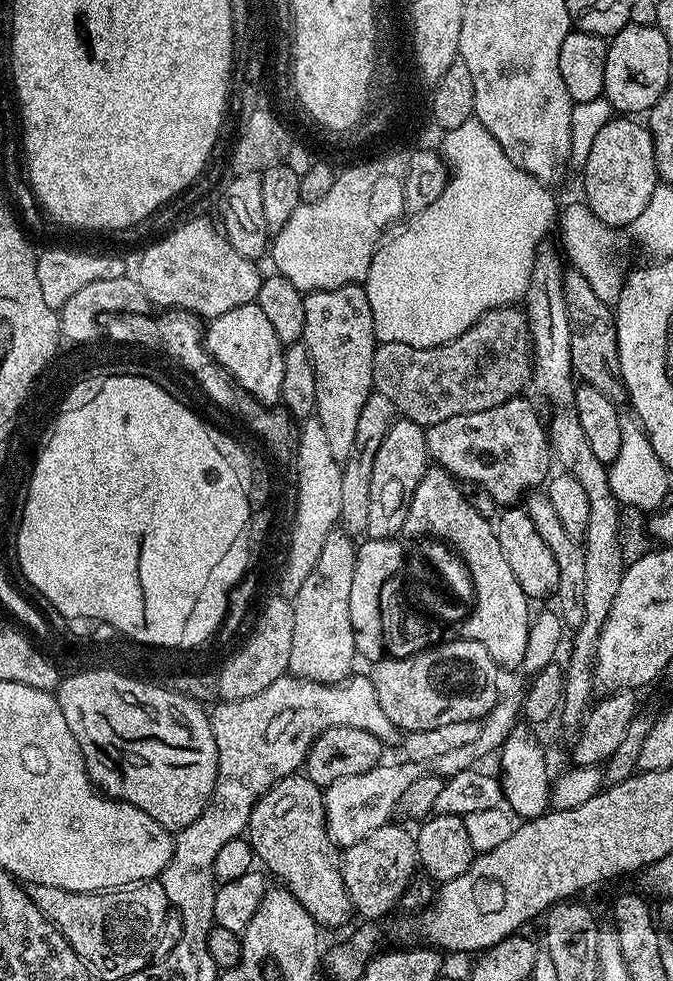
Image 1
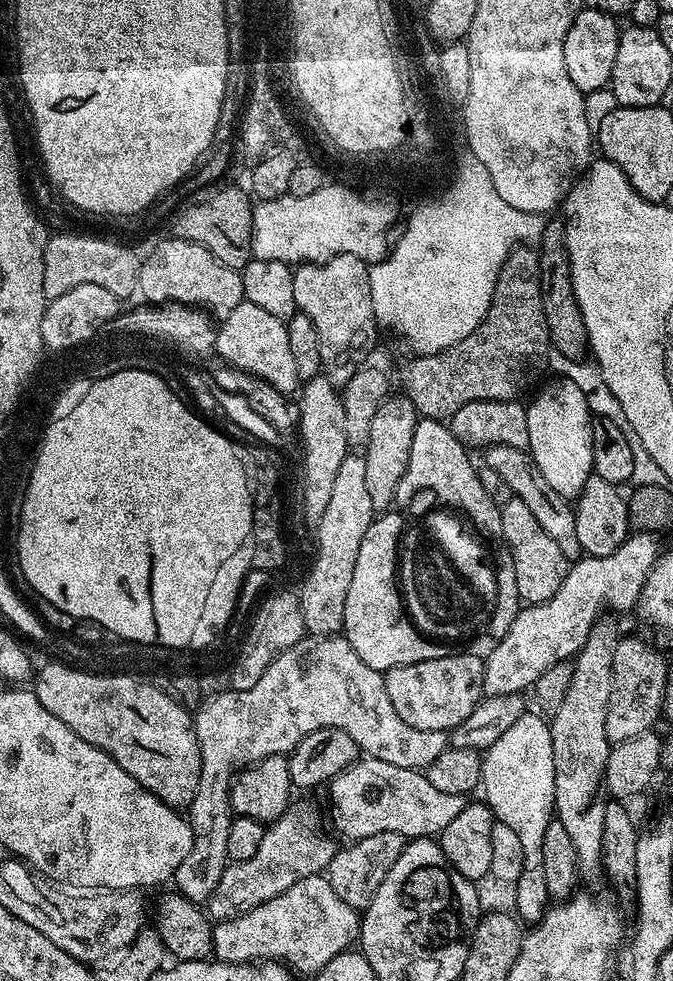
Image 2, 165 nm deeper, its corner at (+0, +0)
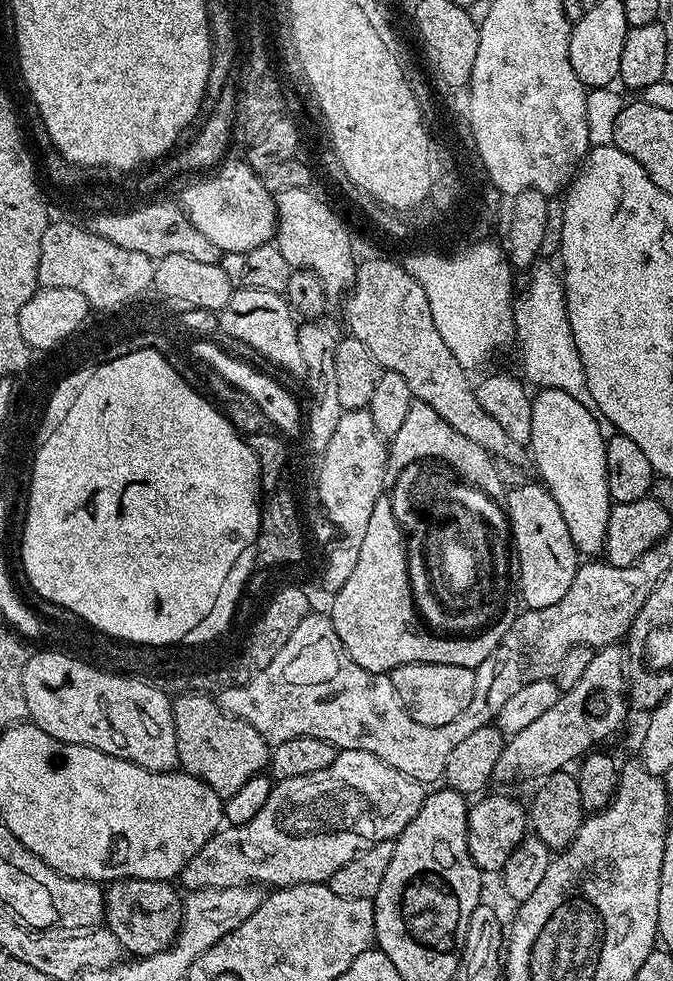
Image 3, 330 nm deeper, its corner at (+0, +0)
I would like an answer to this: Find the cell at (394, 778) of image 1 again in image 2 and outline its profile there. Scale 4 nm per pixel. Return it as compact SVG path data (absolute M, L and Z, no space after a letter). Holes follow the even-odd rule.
M289 807L265 827L258 851L251 858L237 860L225 867L218 886L206 901L207 915L216 922L229 920L262 902L270 902L270 898L290 890L290 886L302 882L302 878L321 875L338 847L337 841L328 836L320 833L320 816L314 809Z

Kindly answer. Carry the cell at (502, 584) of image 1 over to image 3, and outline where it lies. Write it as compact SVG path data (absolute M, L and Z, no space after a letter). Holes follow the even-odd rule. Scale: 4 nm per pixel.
M414 402L410 406L410 414L406 414L406 422L402 422L398 434L390 438L388 444L388 465L384 475L385 489L392 490L397 487L400 479L400 472L411 464L421 462L431 462L430 460L441 460L453 473L457 472L459 479L467 485L478 489L482 494L486 494L494 502L507 501L509 489L505 488L501 479L498 478L497 471L494 470L494 457L489 452L482 450L470 438L458 434L446 418L438 418L438 413L430 410L430 406Z

